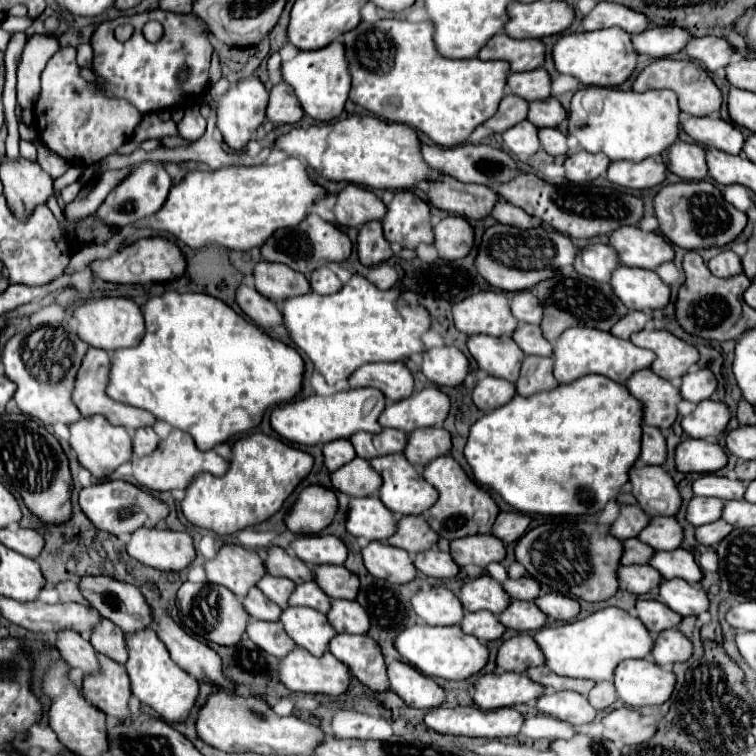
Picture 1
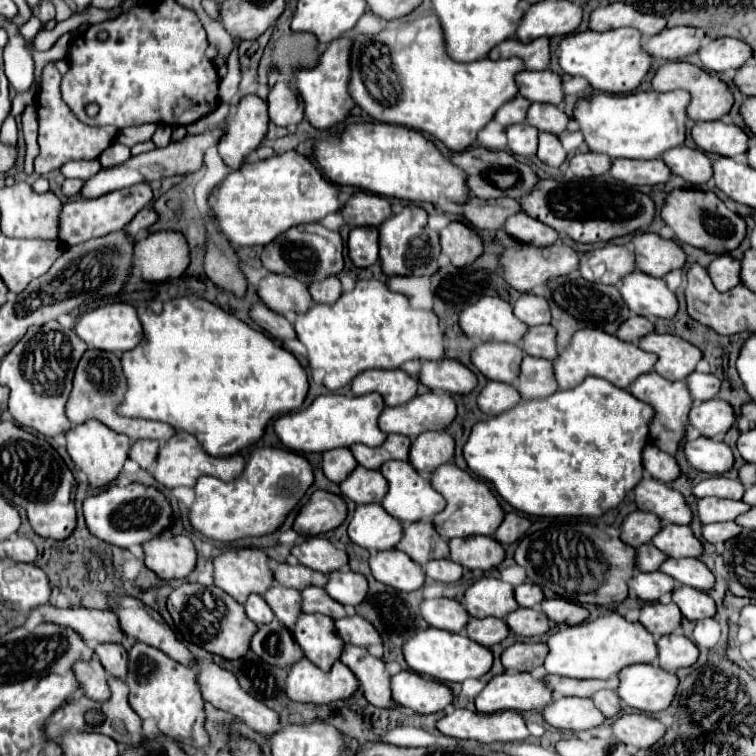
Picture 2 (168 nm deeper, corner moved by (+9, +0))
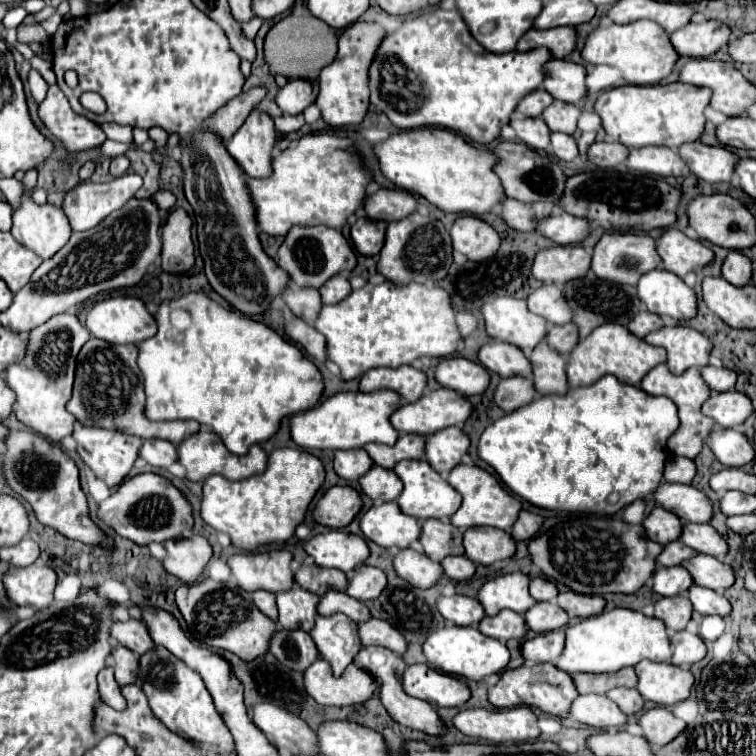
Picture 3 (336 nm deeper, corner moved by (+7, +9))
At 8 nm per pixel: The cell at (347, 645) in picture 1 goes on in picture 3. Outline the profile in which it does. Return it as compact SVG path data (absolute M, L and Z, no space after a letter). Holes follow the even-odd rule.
M367 646L367 648L361 648L361 650L359 650L359 656L355 656L355 664L357 664L359 668L367 670L369 674L373 674L373 678L375 678L375 682L377 682L377 686L379 686L379 698L381 698L383 706L387 708L389 716L391 716L395 722L399 722L399 724L403 724L403 726L409 726L409 728L415 728L415 730L423 730L423 732L427 732L427 734L431 734L431 736L443 734L445 728L443 728L443 722L441 722L441 718L437 716L435 708L433 708L431 704L427 704L425 700L411 698L411 696L407 696L407 694L403 692L403 688L401 688L401 676L403 676L403 670L405 670L407 664L403 664L401 656L393 654L393 652L387 650L387 648L381 648L381 646Z

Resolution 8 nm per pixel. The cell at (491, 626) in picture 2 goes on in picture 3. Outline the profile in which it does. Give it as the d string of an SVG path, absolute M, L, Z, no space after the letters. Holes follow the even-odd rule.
M501 610L495 616L485 616L479 622L479 632L491 638L497 638L501 642L507 642L511 638L523 638L525 636L525 620L521 614L511 610Z

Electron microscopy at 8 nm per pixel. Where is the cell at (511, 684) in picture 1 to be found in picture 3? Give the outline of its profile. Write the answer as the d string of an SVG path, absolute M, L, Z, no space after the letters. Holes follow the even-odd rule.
M535 664L535 666L519 666L519 668L507 668L501 672L499 682L489 688L489 702L497 708L511 708L511 706L535 706L547 714L563 716L573 698L577 696L577 690L573 686L573 680L567 672L555 668L553 664Z

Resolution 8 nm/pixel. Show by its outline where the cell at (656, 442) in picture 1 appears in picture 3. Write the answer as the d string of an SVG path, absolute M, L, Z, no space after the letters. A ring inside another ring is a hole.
M669 458L665 460L665 470L663 478L667 482L679 482L679 484L689 484L695 476L695 464L689 458Z

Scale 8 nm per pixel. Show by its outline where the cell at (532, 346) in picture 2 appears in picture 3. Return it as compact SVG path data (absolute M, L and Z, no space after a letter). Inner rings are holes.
M573 322L563 324L563 326L551 324L547 328L547 334L545 334L545 342L553 350L557 350L559 354L563 354L563 356L567 356L573 350L573 346L577 344L577 340L579 340L577 338L577 326Z

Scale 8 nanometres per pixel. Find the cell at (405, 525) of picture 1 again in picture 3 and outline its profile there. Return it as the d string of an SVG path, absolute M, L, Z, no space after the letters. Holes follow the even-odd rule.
M437 518L423 520L419 542L425 554L435 562L441 562L445 556L451 554L463 554L461 532L445 520L437 520Z

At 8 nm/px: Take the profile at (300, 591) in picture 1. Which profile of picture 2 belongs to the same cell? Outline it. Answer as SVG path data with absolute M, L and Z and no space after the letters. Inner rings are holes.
M307 587L301 591L303 595L303 613L323 613L333 619L347 617L347 611L341 603L331 599L321 587Z

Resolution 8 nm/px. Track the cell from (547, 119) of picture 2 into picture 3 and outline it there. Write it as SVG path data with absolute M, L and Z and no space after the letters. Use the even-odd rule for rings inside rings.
M553 100L553 104L547 106L547 110L543 110L541 116L551 132L573 134L577 130L577 120L581 116L581 108L577 104Z

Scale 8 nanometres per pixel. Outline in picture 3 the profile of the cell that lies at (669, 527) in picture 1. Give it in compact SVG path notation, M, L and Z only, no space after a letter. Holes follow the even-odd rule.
M683 524L681 542L685 542L689 548L709 554L709 556L723 556L727 552L727 542L709 526L709 524Z

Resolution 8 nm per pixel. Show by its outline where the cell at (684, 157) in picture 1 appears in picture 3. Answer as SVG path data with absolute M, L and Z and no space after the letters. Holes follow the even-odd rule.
M687 142L679 148L679 156L687 168L705 182L729 182L737 156L721 146L707 146L703 142Z

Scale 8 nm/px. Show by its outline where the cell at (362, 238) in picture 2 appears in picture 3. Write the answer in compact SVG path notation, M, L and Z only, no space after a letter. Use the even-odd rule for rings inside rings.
M359 218L351 226L351 240L355 244L355 250L363 256L377 256L385 242L385 222Z

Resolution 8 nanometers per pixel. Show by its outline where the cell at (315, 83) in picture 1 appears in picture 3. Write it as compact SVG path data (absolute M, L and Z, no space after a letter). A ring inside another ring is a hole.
M355 22L341 34L337 58L329 66L325 66L317 78L319 94L315 104L319 106L321 116L329 126L339 128L349 124L359 124L365 118L367 106L369 106L367 70L385 34L387 32L379 24L371 24L371 22Z

